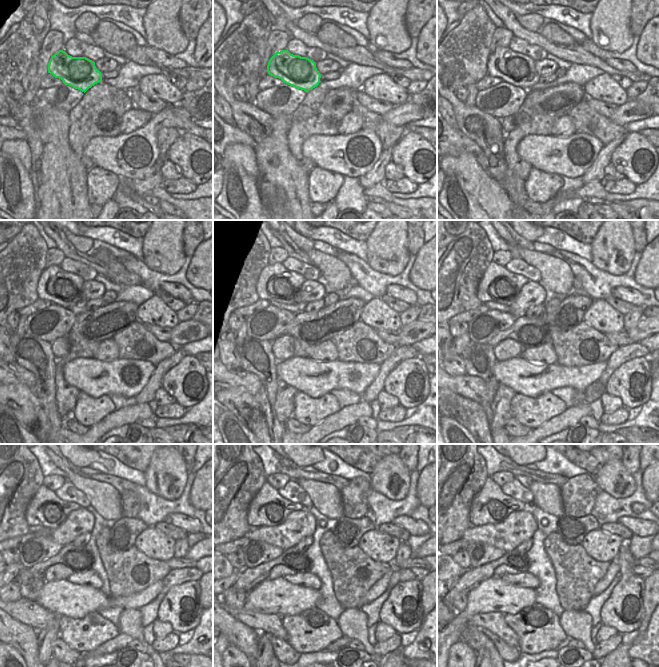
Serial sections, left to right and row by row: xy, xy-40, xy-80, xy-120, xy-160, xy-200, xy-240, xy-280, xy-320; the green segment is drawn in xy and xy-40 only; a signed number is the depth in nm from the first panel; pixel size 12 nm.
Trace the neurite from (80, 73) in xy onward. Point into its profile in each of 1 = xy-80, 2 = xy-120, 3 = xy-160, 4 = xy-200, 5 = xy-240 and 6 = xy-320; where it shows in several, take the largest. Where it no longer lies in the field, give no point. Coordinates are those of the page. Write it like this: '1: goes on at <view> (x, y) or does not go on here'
1: goes on at xy-80 (518, 69)
2: goes on at xy-120 (62, 288)
3: goes on at xy-160 (276, 284)
4: goes on at xy-200 (497, 284)
5: goes on at xy-240 (46, 509)
6: goes on at xy-320 (490, 505)

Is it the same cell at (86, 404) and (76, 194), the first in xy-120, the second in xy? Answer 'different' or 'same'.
different

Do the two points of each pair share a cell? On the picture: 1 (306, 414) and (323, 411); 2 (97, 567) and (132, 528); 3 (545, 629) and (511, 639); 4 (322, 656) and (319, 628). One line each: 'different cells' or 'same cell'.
1: same cell
2: different cells
3: different cells
4: different cells

